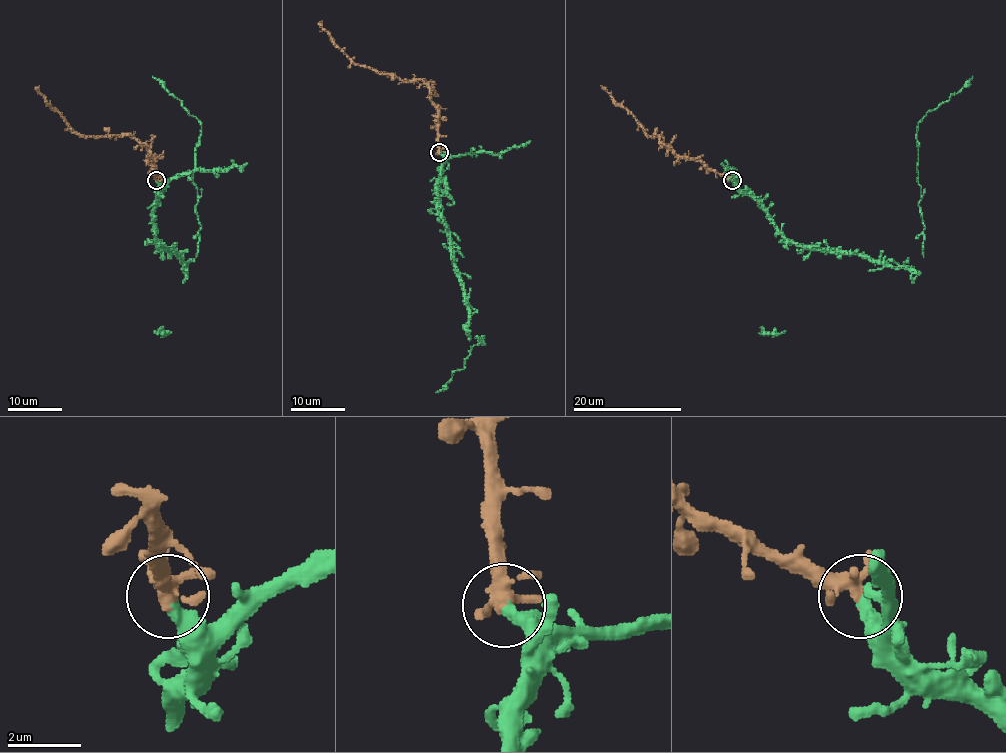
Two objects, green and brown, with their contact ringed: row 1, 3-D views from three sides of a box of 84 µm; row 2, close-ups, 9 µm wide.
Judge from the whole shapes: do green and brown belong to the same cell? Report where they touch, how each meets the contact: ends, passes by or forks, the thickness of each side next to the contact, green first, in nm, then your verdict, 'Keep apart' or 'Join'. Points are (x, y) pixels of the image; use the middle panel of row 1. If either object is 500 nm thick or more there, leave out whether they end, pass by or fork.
Place: (439, 152). At the ring green ends. At the ring brown forks. Thickness 360 nm (green) against 320 nm. Join

